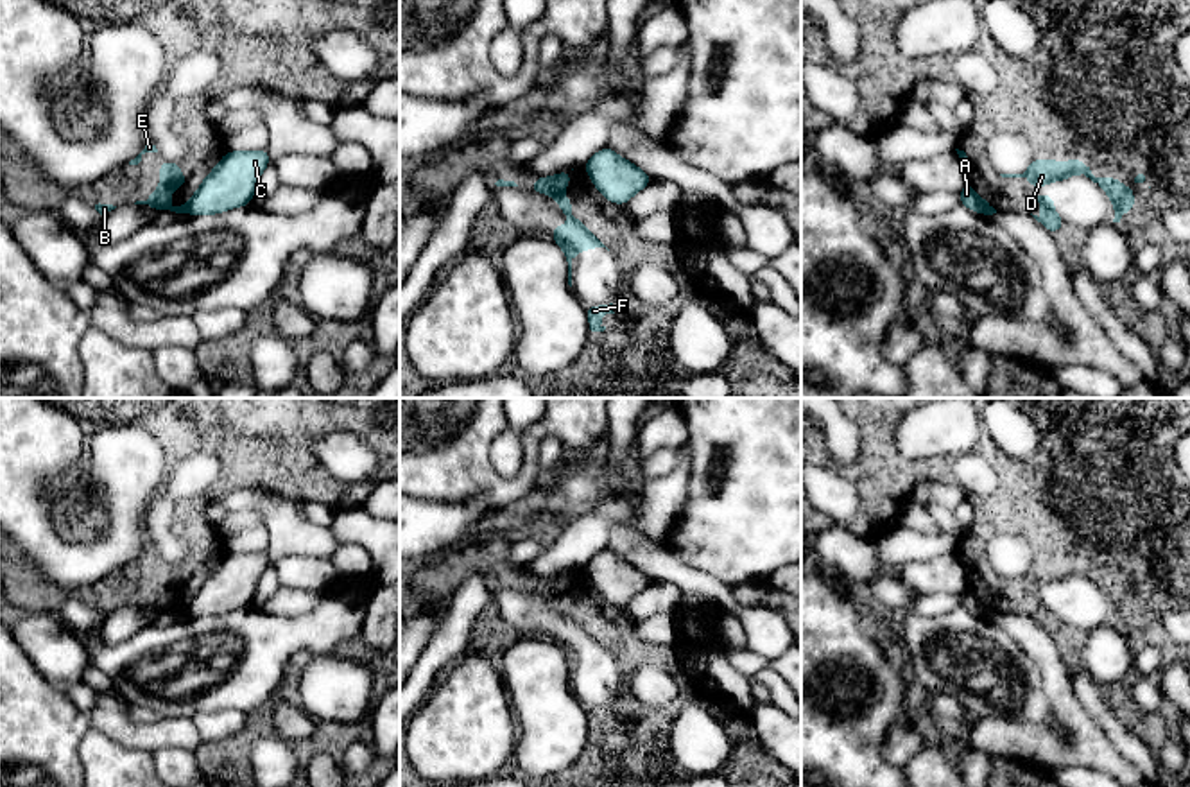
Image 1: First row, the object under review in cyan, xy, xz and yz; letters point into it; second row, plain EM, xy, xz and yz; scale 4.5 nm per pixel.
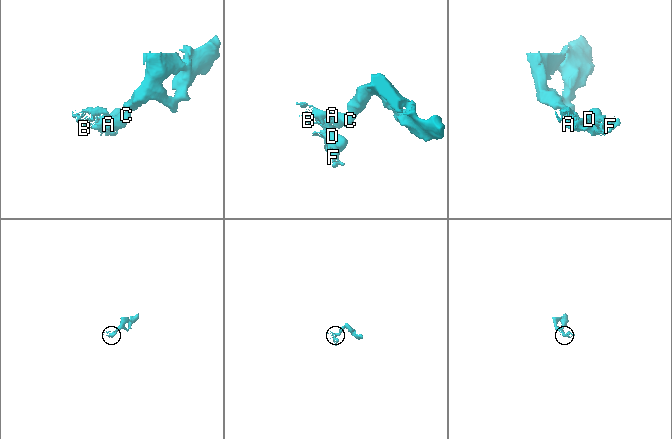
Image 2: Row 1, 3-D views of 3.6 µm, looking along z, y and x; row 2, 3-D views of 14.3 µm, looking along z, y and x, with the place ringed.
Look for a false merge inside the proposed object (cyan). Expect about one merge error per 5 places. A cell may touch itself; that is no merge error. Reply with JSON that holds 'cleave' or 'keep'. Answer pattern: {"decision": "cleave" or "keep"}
{"decision": "cleave"}

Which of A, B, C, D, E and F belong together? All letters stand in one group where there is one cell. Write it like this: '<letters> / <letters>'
A C / B D E F

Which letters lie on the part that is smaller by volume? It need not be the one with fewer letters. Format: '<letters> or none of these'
B, D, E, F

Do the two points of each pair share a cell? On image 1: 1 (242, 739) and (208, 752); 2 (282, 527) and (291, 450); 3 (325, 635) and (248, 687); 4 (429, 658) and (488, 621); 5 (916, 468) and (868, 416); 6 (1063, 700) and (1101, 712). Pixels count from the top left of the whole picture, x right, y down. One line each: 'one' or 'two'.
1: one
2: two
3: one
4: two
5: one
6: two

